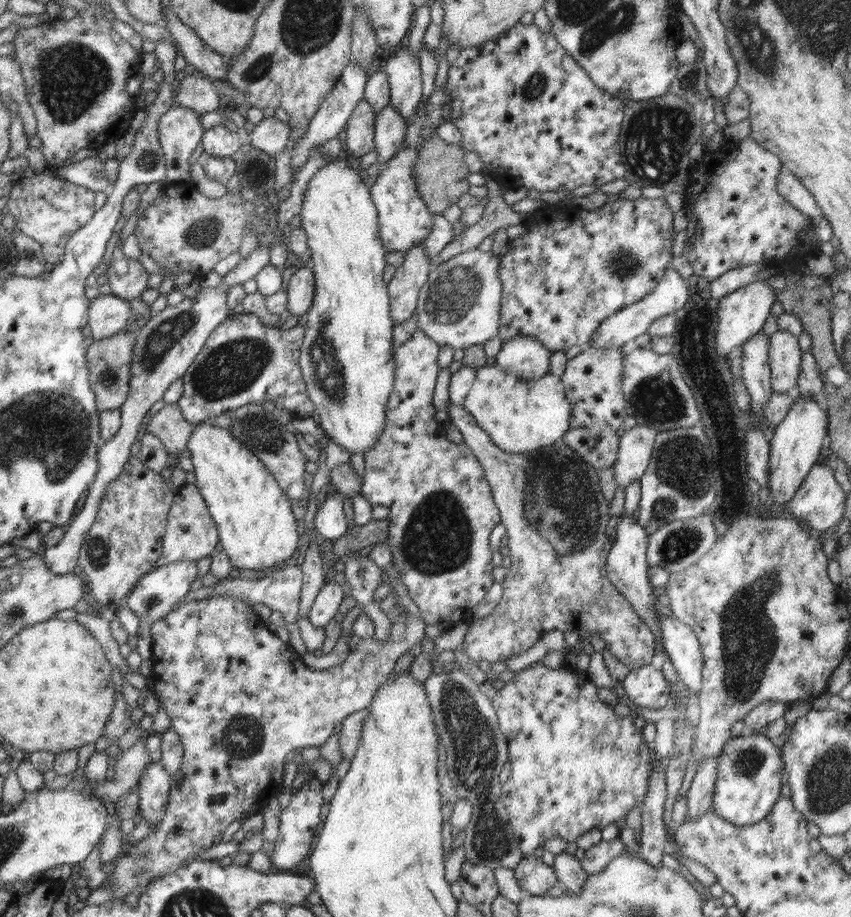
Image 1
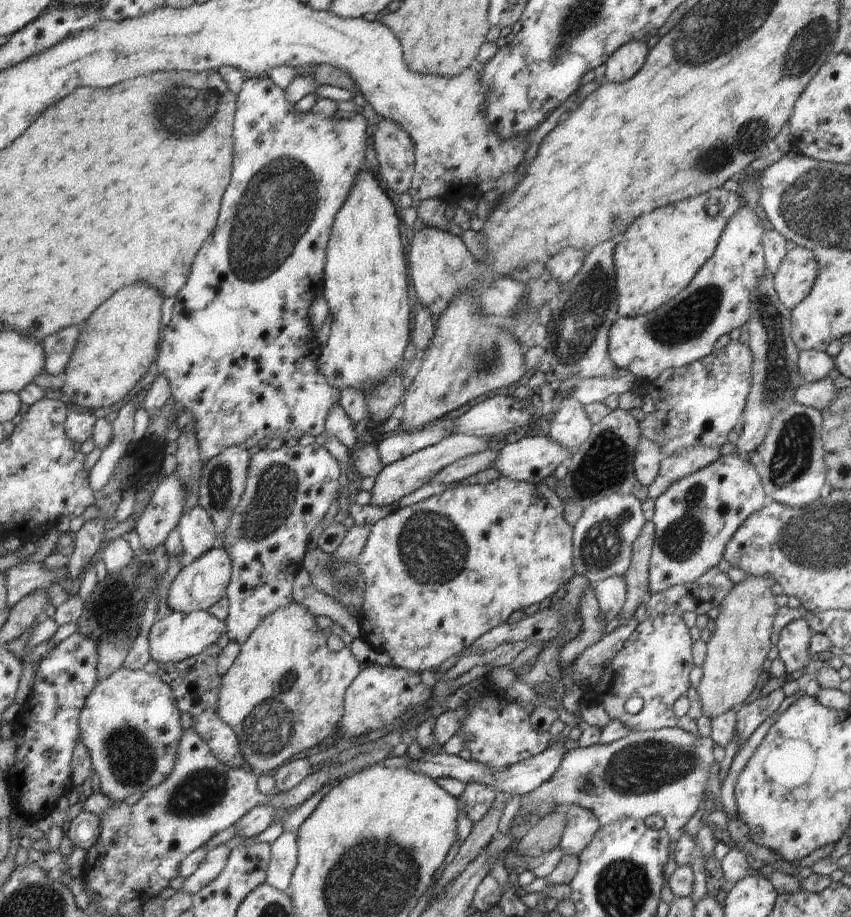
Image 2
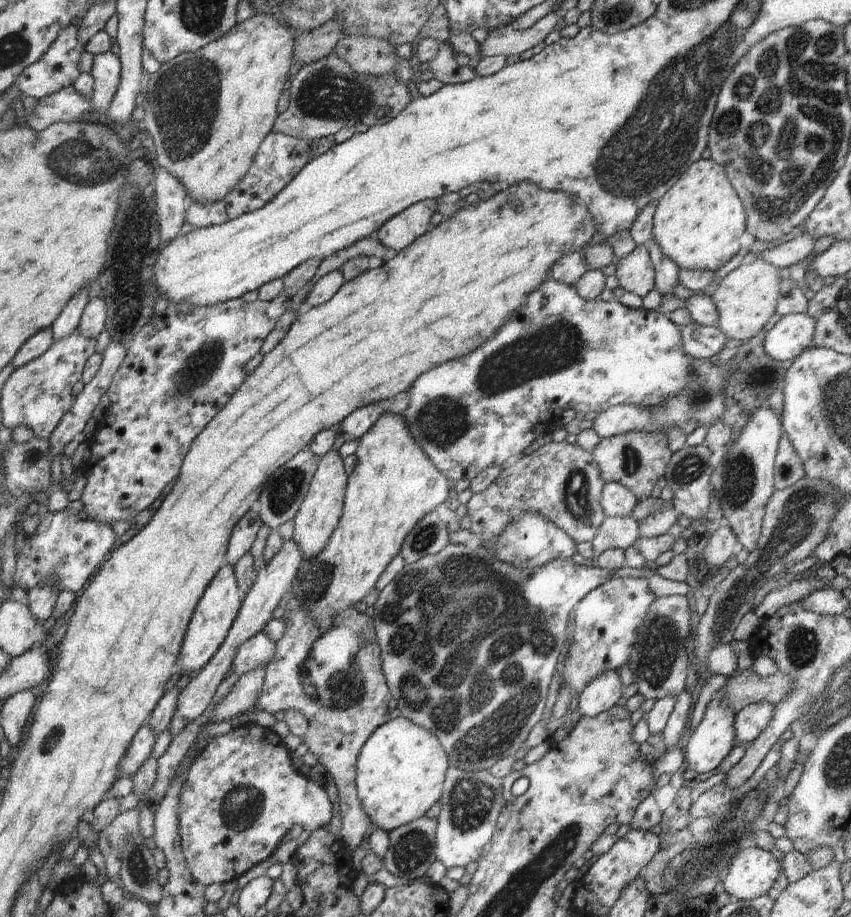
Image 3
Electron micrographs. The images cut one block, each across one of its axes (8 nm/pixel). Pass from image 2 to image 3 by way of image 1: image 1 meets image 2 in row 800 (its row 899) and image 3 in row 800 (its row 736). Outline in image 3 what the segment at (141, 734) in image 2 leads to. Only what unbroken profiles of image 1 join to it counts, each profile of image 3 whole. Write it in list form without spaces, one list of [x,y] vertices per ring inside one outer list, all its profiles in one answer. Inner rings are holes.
[[[250,722],[233,729],[228,734],[211,739],[189,766],[181,788],[179,800],[180,844],[190,874],[205,887],[214,882],[222,884],[236,878],[244,880],[249,877],[249,870],[258,864],[265,864],[266,860],[269,859],[278,847],[284,835],[288,833],[294,824],[300,824],[303,829],[310,830],[311,832],[317,828],[326,827],[329,824],[330,819],[336,813],[336,809],[332,807],[325,792],[324,785],[315,783],[309,776],[305,776],[296,770],[292,766],[292,756],[290,754],[289,748],[273,729],[261,727]]]

